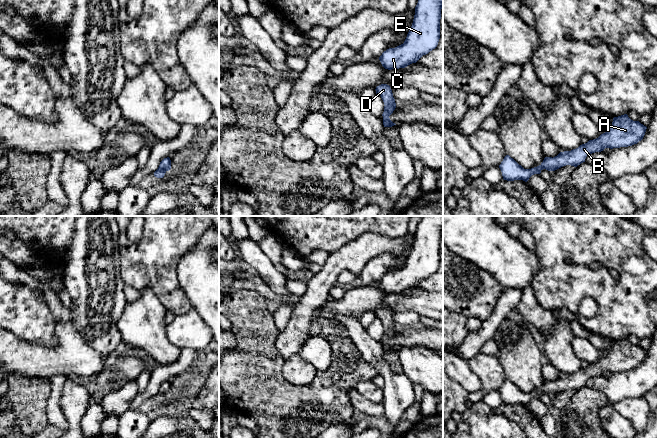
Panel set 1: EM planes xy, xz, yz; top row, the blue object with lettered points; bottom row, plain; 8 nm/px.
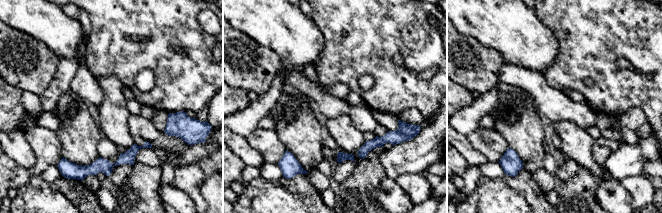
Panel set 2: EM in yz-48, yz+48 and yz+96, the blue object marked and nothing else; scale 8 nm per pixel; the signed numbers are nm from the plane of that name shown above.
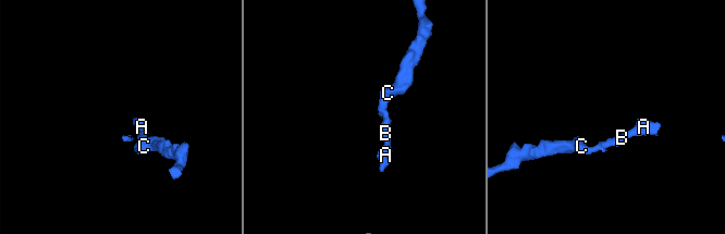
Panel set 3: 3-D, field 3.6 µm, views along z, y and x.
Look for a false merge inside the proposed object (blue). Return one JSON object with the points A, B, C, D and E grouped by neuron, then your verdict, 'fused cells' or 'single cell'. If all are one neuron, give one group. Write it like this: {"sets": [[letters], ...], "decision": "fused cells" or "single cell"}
{"sets": [["A", "B", "C", "D", "E"]], "decision": "single cell"}

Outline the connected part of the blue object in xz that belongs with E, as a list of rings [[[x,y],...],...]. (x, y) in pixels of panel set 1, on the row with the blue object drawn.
[[[418,0],[413,23],[404,43],[387,49],[379,57],[385,69],[405,68],[437,47],[442,7],[443,0]]]

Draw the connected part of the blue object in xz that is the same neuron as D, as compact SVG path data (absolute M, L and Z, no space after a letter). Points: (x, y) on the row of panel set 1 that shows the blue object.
M381 84L377 86L375 90L376 90L376 94L381 96L385 105L384 112L382 114L384 127L392 127L396 125L389 118L389 116L393 113L393 111L396 108L395 99L393 97L393 93L390 86L387 84Z

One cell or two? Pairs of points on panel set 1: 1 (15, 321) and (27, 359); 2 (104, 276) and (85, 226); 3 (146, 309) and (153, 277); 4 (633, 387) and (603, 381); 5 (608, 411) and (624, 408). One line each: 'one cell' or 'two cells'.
1: two cells
2: one cell
3: two cells
4: one cell
5: two cells

